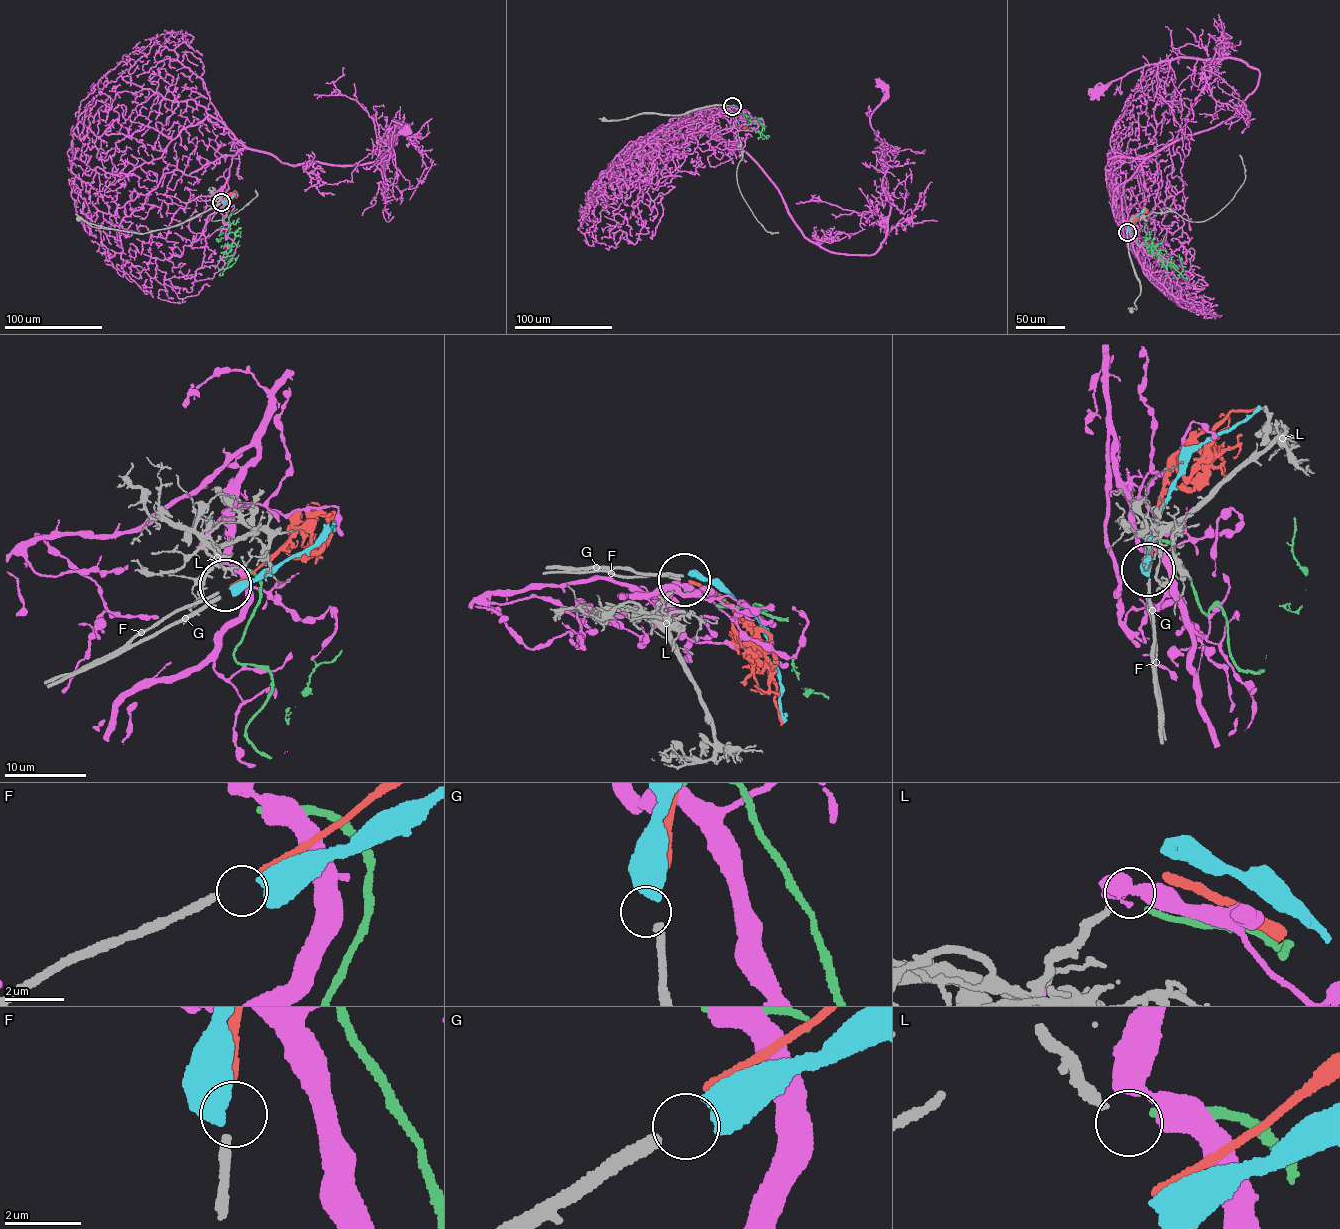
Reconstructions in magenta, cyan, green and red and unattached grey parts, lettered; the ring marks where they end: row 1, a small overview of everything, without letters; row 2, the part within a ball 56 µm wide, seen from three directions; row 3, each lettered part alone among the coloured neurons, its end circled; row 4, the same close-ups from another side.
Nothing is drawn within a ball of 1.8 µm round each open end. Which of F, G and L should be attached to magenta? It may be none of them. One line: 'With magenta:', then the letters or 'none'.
With magenta: none

